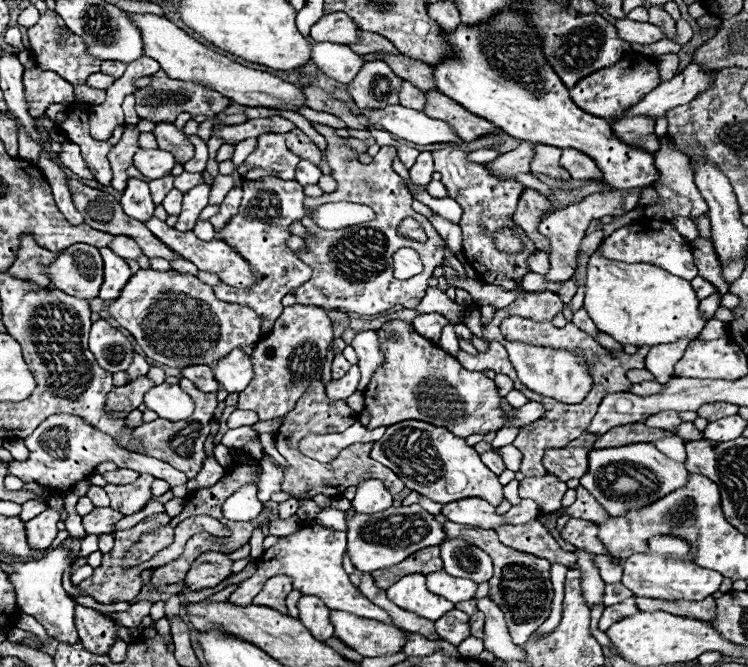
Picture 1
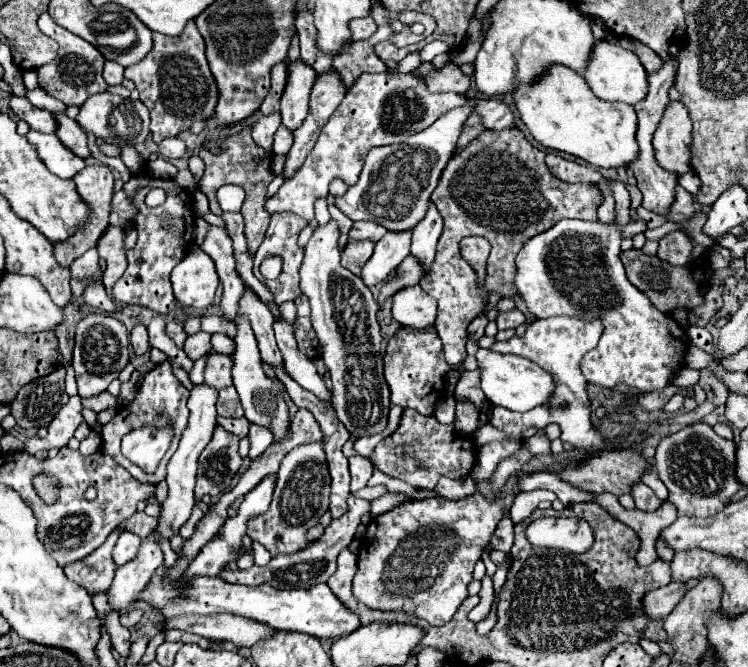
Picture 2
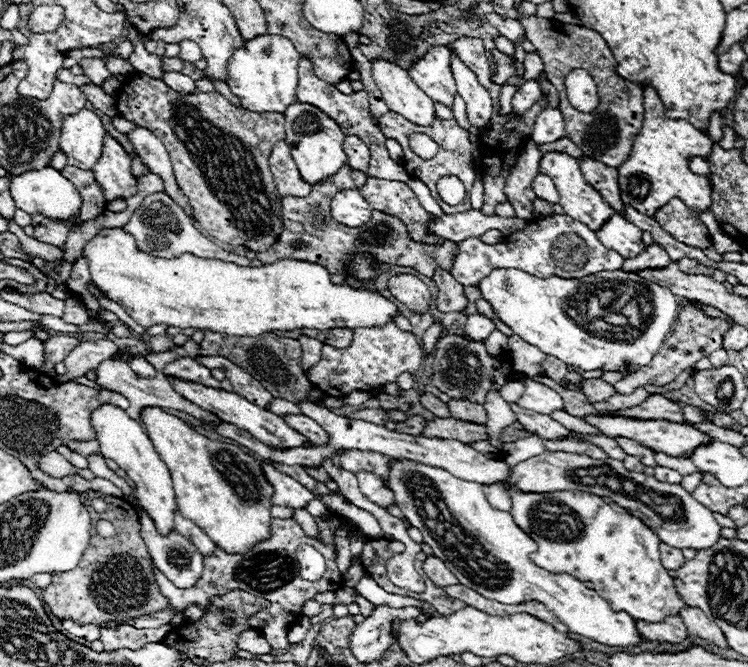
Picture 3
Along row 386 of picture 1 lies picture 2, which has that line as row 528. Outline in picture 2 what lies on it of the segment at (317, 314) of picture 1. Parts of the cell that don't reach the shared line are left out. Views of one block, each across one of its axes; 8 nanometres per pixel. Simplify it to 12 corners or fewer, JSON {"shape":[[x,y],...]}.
{"shape":[[322,442],[280,464],[268,512],[246,534],[272,556],[298,552],[328,510]]}

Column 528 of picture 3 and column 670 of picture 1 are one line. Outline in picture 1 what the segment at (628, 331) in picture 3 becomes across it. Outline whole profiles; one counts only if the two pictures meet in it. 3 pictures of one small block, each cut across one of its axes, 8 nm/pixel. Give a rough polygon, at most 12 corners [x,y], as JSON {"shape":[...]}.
{"shape":[[592,254],[584,308],[622,346],[696,340],[688,280]]}

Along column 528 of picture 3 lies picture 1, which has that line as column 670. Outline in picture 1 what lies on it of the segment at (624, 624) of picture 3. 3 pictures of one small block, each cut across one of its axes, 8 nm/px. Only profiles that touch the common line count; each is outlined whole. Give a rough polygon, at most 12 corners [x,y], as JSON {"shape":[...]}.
{"shape":[[654,536],[626,558],[634,596],[698,602],[724,580],[688,560],[688,542]]}

